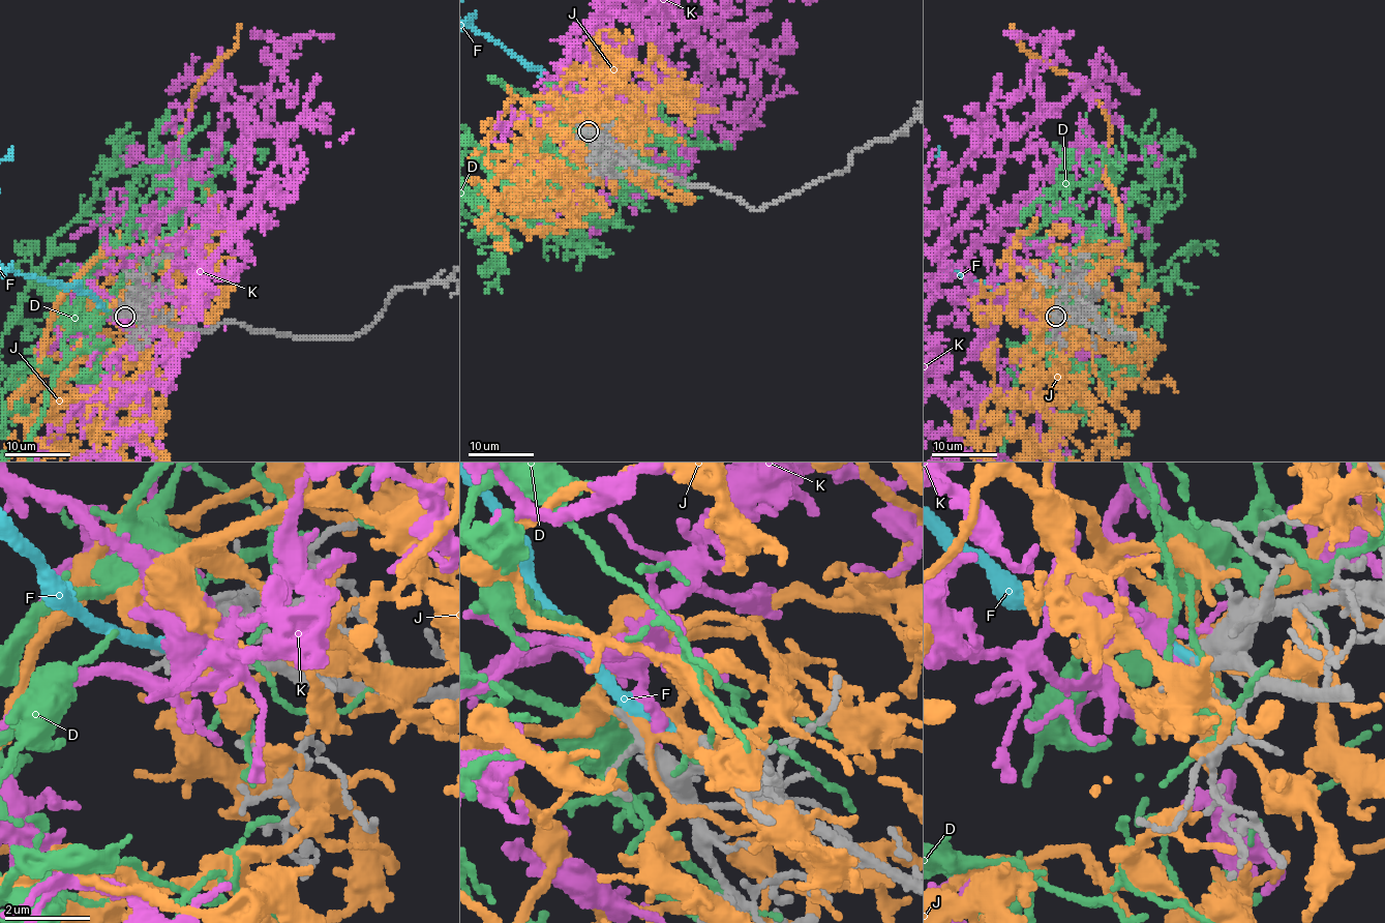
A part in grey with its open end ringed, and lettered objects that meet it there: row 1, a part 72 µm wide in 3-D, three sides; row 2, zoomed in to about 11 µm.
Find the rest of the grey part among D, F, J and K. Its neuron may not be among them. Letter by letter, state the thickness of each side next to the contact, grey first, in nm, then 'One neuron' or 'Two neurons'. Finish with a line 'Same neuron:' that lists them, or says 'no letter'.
D: Thickness 240 nm (grey) against 120 nm. Two neurons
F: Thickness 260 nm (grey) against 220 nm. One neuron
J: Thickness 200 nm (grey) against 280 nm. Two neurons
K: Thickness 460 nm (grey) against 200 nm. Two neurons
Same neuron: F

